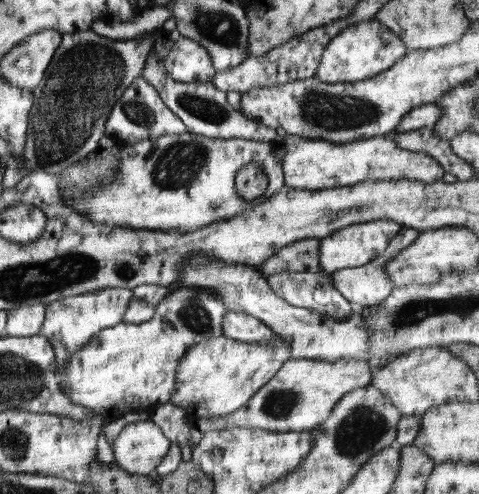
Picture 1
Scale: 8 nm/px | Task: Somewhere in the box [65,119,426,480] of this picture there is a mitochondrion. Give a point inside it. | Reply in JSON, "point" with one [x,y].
{"point":[362,428]}

